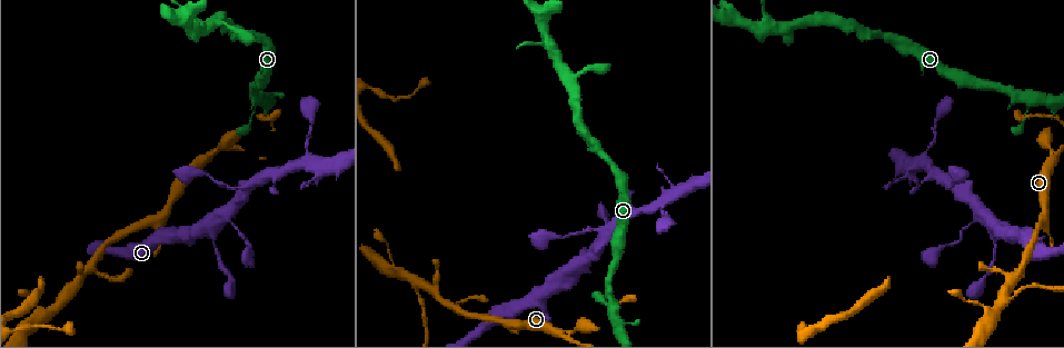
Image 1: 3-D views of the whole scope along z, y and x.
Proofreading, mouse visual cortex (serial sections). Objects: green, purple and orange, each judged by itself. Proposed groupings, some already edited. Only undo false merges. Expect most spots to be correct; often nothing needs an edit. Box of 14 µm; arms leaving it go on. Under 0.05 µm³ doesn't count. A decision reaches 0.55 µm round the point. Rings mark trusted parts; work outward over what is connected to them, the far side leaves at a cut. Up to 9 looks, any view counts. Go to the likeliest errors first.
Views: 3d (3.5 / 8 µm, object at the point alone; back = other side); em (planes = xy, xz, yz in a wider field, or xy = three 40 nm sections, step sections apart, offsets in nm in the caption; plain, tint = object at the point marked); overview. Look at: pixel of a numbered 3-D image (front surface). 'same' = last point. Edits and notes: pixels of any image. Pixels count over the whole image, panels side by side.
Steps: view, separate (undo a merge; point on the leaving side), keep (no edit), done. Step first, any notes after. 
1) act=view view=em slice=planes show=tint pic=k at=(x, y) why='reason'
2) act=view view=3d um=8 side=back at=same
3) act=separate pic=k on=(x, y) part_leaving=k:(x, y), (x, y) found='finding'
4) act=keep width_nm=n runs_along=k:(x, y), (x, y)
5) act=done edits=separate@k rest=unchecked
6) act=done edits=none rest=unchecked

act=view view=3d um=3.5 pic=1 at=(197, 27) why='side arm on a straight run'

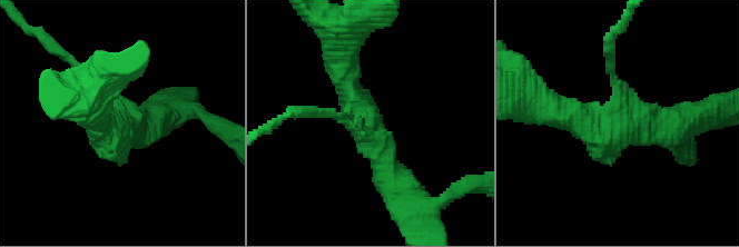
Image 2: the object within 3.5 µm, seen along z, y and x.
act=view view=em slice=xy step=1 show=tint pic=2 at=(620, 126)

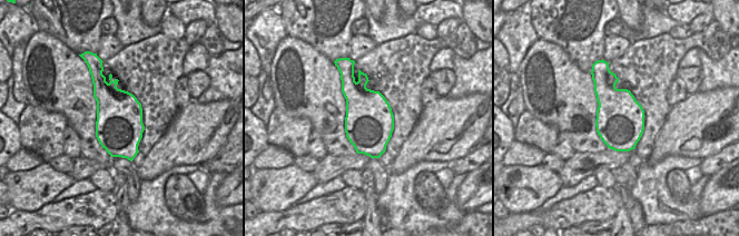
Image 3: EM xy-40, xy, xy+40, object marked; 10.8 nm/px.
act=keep runs_along=2:(400, 187), (348, 92), (342, 61) found='continuous, no second cell'

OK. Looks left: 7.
act=view view=3d um=3.5 pic=1 at=(227, 221) why='three-way junction'

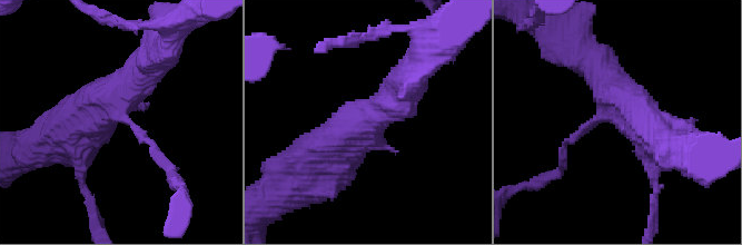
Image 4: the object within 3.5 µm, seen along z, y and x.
act=view view=em slice=xy step=3 show=tint pic=4 at=(120, 114) arms=3 arm_widths_nm=150,500,600

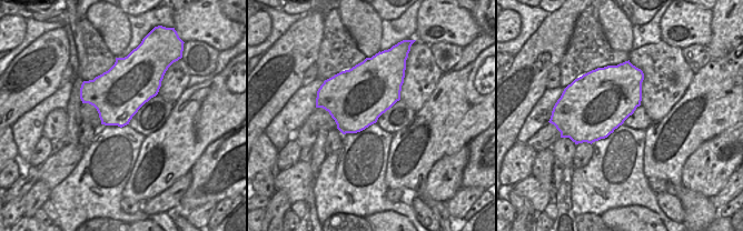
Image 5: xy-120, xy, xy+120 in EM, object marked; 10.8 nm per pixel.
act=keep width_nm=650 runs_along=4:(68, 138), (160, 46) found='all the same cell'

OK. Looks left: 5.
act=view view=3d um=8 pic=1 at=(662, 201) why='abrupt turn'

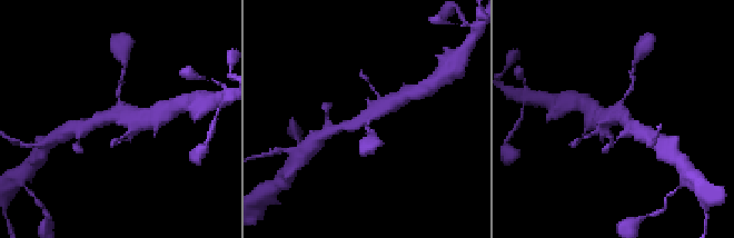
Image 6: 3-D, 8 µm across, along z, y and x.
act=view view=3d um=3.5 pic=6 at=(618, 113)

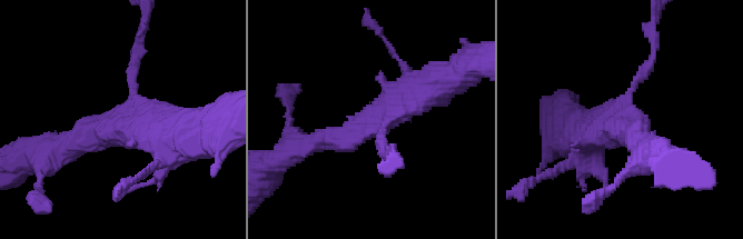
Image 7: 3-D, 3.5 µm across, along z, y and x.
act=view view=em slice=xy step=1 show=tint pic=7 at=(130, 126) arms=3 arm_widths_nm=150,300,500

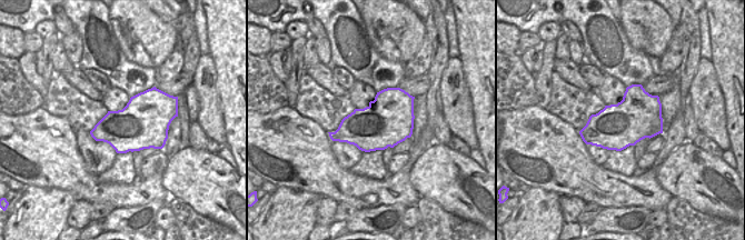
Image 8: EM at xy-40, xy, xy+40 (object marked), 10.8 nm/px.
act=keep width_nm=550 runs_along=7:(315, 142), (346, 139), (445, 82) found='all the same cell'

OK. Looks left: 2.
act=view view=3d um=3.5 pic=1 at=(1028, 98) why='abrupt turn'

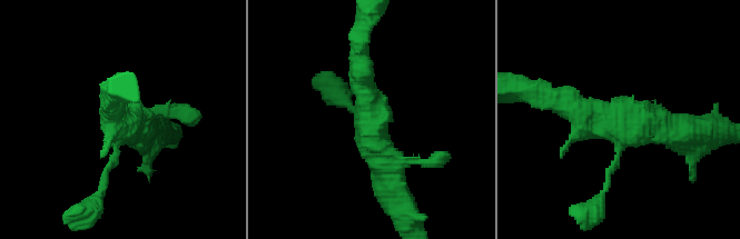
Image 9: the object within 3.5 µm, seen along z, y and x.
act=view view=em slice=xy step=1 show=tint pic=9 at=(372, 122) why='now the EM'

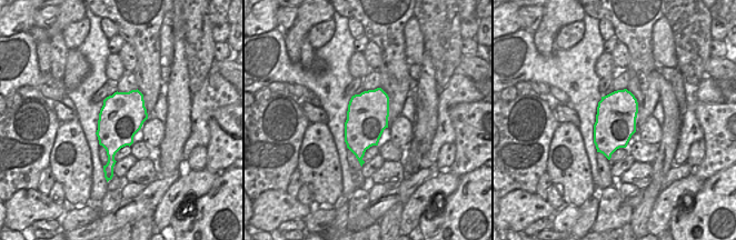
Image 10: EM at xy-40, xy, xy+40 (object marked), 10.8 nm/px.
act=keep found='one cell here'

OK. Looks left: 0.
act=done edits=none rest=unchecked

